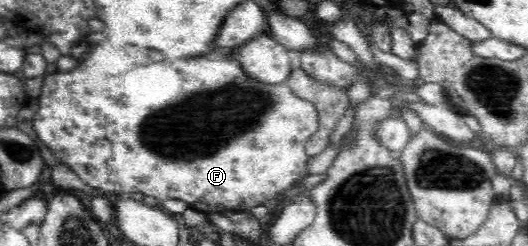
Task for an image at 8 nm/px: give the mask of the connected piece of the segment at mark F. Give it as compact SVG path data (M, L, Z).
M103 36L91 43L89 57L83 63L79 63L73 71L63 75L61 71L56 70L45 75L38 99L39 109L32 119L36 134L49 147L57 161L69 166L87 185L100 191L107 191L107 194L139 191L143 195L155 197L159 203L165 199L179 199L185 201L188 207L204 212L206 215L219 211L223 214L250 211L253 207L264 205L271 195L281 194L281 191L289 189L300 175L305 177L307 173L305 165L308 161L306 141L317 132L319 124L318 109L313 102L307 101L307 98L295 96L286 83L267 84L267 82L255 80L243 70L237 57L199 60L199 65L195 65L195 69L191 69L189 73L187 71L179 73L171 65L159 61L155 53L143 53L143 49L119 49L119 45L103 39Z

